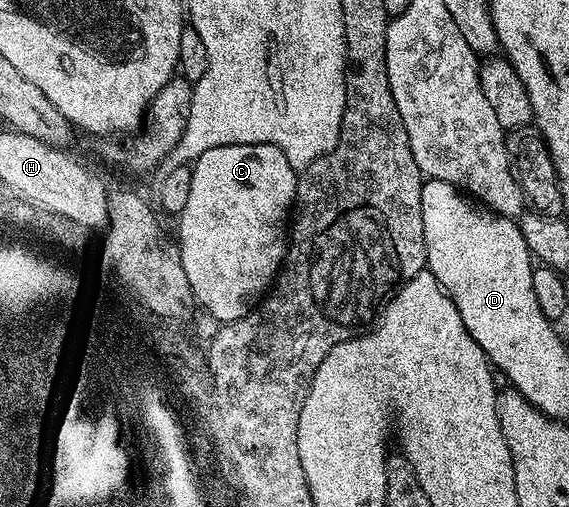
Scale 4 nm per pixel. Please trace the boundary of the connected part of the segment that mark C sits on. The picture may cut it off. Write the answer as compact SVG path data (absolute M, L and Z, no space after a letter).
M260 143L259 145L223 145L215 149L207 149L192 164L191 193L188 194L187 205L179 214L181 228L175 231L176 238L179 240L181 248L183 270L187 273L187 281L193 290L194 300L198 304L205 306L205 311L213 319L218 319L218 324L224 325L242 319L258 306L259 300L270 290L271 284L276 280L282 263L285 261L287 250L287 224L291 219L291 212L295 207L297 197L297 177L298 172L287 161L283 149L279 149L270 143Z

